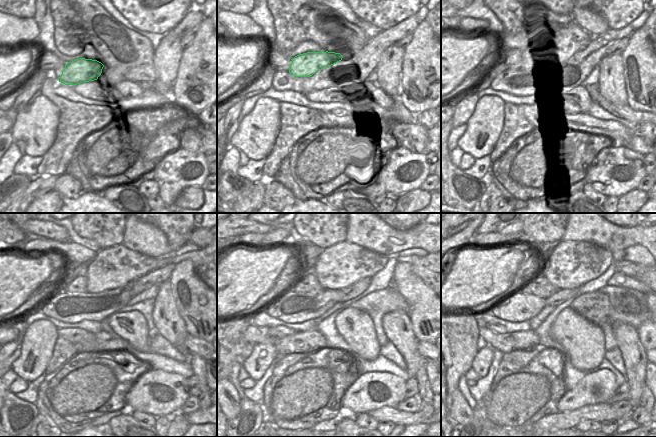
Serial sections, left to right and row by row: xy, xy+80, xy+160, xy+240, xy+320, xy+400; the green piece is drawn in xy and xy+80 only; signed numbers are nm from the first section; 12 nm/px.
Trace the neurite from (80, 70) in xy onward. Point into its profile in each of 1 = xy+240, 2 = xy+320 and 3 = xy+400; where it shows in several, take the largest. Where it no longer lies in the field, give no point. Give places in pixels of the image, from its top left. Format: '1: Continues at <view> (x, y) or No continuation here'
1: Continues at xy+240 (94, 284)
2: Continues at xy+320 (330, 282)
3: Continues at xy+400 (559, 282).

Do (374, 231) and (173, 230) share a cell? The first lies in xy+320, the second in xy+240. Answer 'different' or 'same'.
different

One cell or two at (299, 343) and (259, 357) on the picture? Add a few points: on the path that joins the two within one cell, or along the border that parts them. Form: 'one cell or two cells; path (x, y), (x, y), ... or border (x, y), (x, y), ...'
two cells; border (255, 343), (270, 343), (277, 352)

